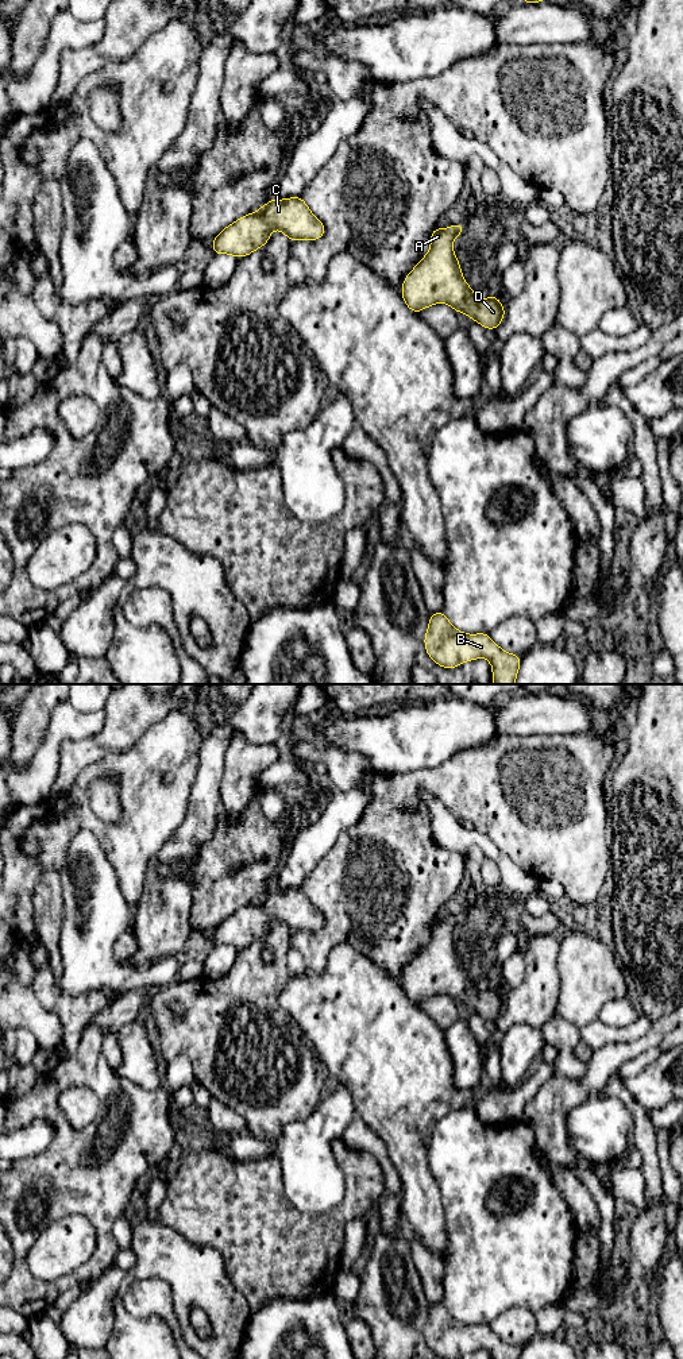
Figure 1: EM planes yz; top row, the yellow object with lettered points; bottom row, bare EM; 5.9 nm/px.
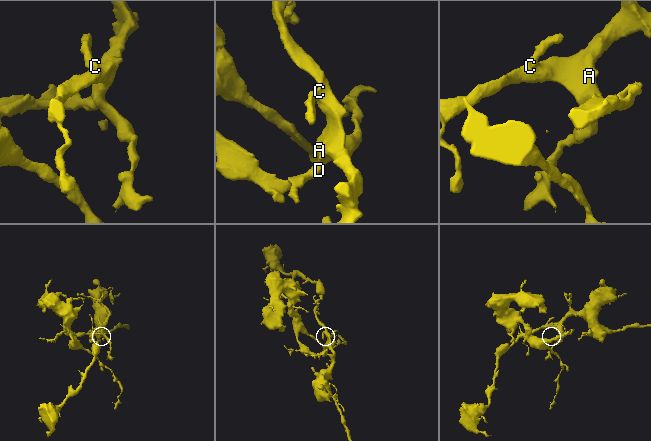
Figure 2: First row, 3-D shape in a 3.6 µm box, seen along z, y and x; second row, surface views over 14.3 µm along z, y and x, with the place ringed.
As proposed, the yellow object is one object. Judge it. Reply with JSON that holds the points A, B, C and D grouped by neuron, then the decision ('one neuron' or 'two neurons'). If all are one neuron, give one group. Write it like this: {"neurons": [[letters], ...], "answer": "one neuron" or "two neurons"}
{"neurons": [["A", "B", "C", "D"]], "answer": "one neuron"}

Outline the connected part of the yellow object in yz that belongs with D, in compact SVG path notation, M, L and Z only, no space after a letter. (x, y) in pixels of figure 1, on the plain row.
M464 915L435 919L428 945L405 968L402 989L413 1004L439 993L448 995L456 1004L464 1003L486 1020L497 1020L505 1007L505 997L493 985L478 991L462 966L454 945L452 931L463 923Z

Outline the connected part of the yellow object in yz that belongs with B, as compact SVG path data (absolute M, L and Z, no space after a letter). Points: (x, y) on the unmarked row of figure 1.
M443 1302L429 1306L424 1329L428 1347L443 1359L486 1348L491 1359L520 1359L521 1347L501 1340L489 1324L466 1325L455 1320Z

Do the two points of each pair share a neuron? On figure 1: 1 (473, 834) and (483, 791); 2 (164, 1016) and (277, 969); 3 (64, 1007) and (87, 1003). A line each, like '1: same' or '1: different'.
1: different
2: same
3: same

